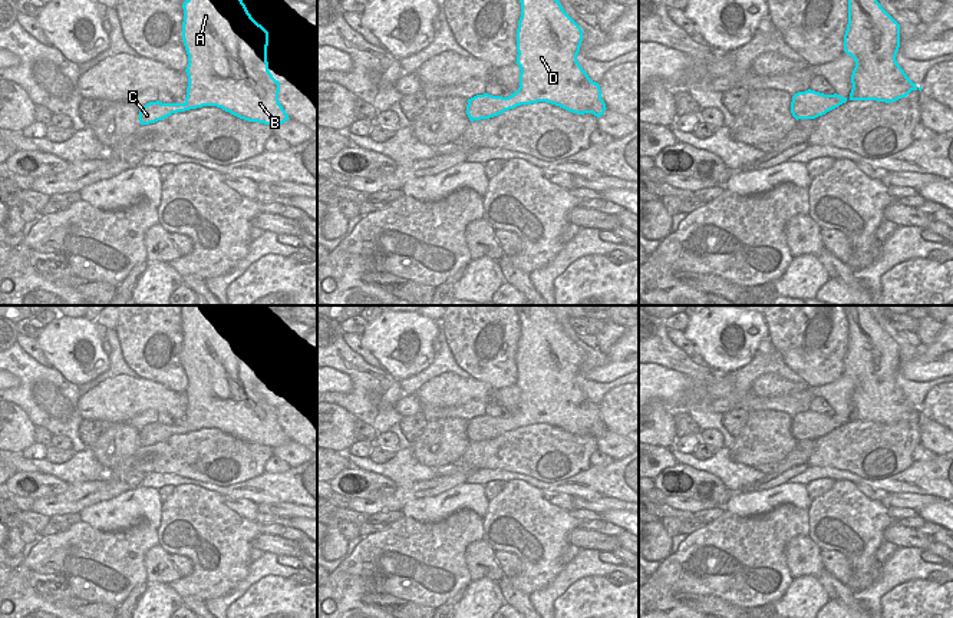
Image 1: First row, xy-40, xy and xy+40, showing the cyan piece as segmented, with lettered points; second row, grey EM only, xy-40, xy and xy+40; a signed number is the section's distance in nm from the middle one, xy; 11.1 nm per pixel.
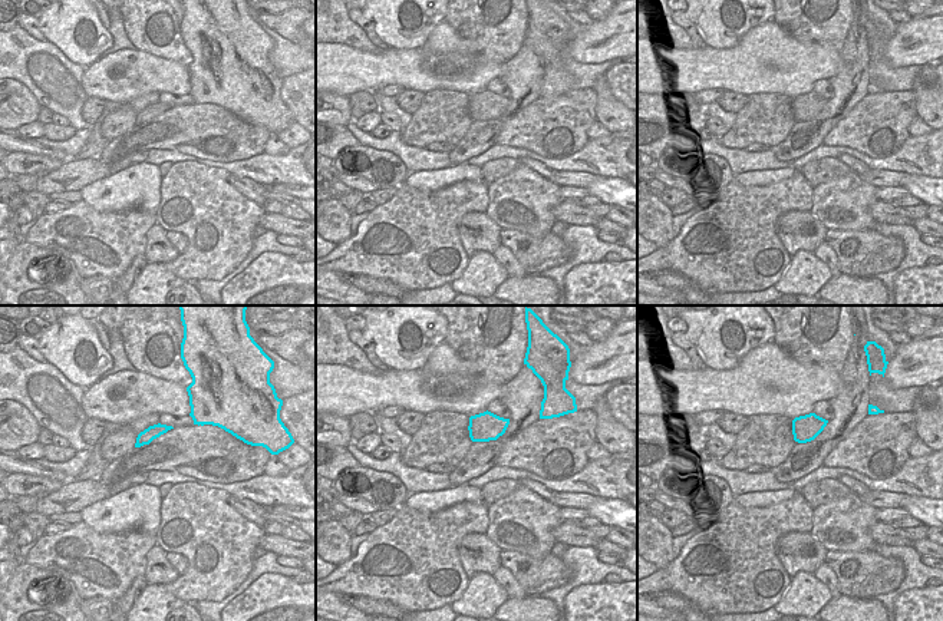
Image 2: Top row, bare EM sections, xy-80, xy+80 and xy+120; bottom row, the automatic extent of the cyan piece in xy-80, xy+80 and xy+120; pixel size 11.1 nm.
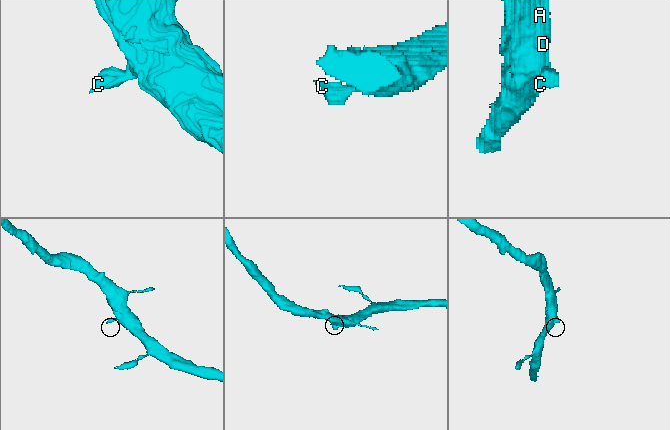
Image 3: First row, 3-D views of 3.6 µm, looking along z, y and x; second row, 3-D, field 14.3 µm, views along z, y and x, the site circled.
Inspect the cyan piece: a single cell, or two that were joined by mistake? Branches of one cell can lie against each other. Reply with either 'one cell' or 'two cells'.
one cell

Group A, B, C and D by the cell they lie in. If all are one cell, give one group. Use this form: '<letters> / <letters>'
A B C D

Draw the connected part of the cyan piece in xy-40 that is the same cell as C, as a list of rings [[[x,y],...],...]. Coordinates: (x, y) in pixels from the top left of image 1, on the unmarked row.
[[[188,305],[189,318],[184,323],[182,361],[188,376],[187,419],[184,424],[162,424],[159,422],[146,424],[139,432],[141,446],[155,445],[172,434],[185,433],[202,427],[217,427],[231,436],[270,447],[288,442],[288,436],[278,423],[280,403],[268,391],[267,367],[268,353],[248,334],[241,321],[241,305]]]

